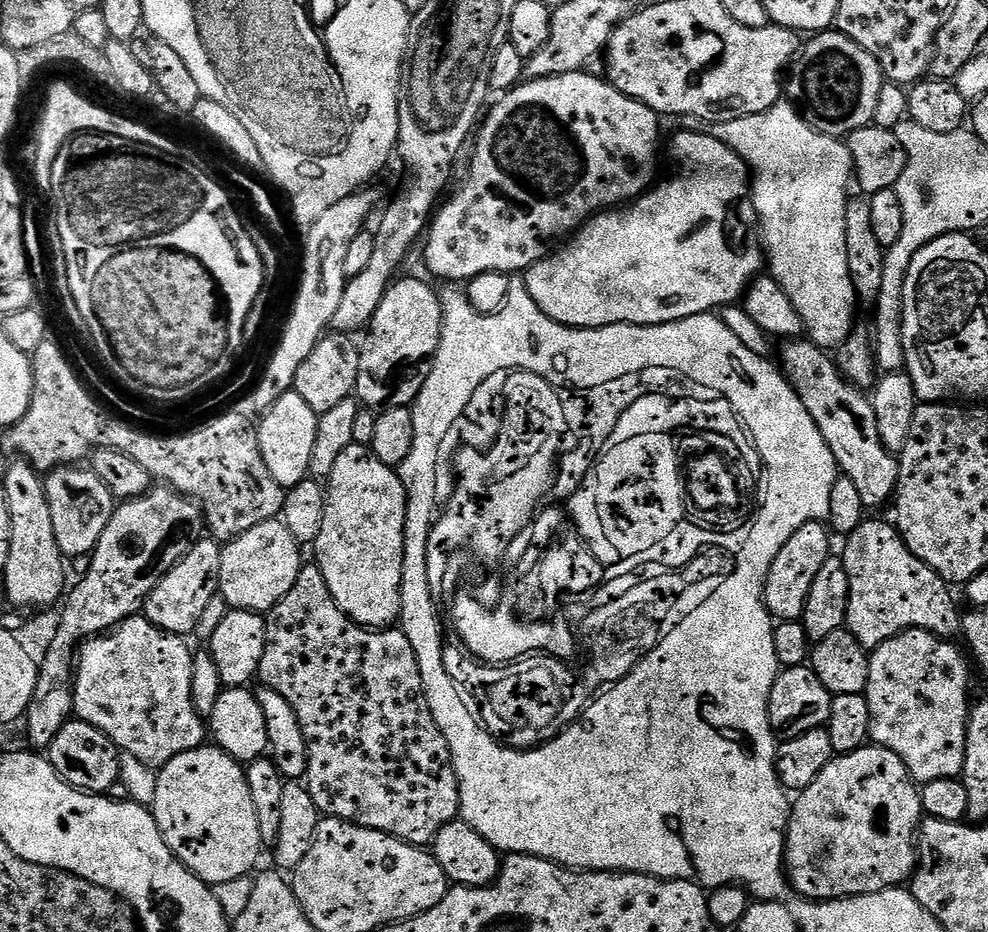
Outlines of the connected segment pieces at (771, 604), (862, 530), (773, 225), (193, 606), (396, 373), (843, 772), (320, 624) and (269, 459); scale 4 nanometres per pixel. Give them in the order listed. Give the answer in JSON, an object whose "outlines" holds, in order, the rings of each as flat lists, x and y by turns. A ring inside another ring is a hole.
{"outlines":[[[821,521,810,522,802,526,802,530,794,530,794,538,778,550,778,558,774,558,764,583,764,605,777,621,800,620,803,617,810,586,814,586,814,578,818,578,822,562,826,562,834,552,832,540,828,537,829,529,824,527]],[[866,518,854,531,847,533,845,540,848,541,844,544,842,555,844,557,844,565,846,566,846,578,850,578,850,598,848,599,848,613,846,614,844,622,848,631,854,634,856,641,859,642,865,650,871,650,878,646,882,646,882,642,886,642,890,638,894,638,898,634,902,634,911,628,921,628,927,632,933,632,936,636,941,638,956,638,956,636,959,637,961,635,962,612,961,609,956,609,956,604,952,601,953,589,943,576,939,576,933,568,926,566,926,562,922,562,909,550,906,546,906,542,901,538,900,533,897,532,895,523,888,521,887,524,884,520,872,520,872,518]],[[788,102,775,104,762,114,712,124,710,132,743,158,754,177,752,200,756,203,756,213,760,215,762,247,770,275,794,303,807,337,819,348,839,349,854,327,851,320,858,309,856,291,849,274,849,259,846,258,846,208,850,199,850,182,854,180,852,155,847,145,837,137,811,128]],[[202,538,171,568,154,586,154,590,146,598,144,603,143,617,150,621,155,628,161,628,172,636,181,638,191,637,196,631,198,621,210,606,210,598,218,595,220,586,220,571,222,570,221,545,212,538]],[[403,278,389,284,367,329,368,341,363,341,360,349,360,369,354,395,361,405,383,410,415,404,424,377,432,369,429,358,440,349,443,325,444,308,440,305,437,289,420,280]],[[865,746,832,757,832,761,795,797,784,843,784,871,791,891,813,902,865,896,907,885,916,871,918,833,925,815,920,788,908,768,888,748]],[[305,563,298,574,298,582,290,586,290,594,282,598,266,616,266,650,262,654,262,662,258,673,261,685,286,698,297,715,298,725,305,736,308,751,308,772,306,787,310,798,314,798,314,806,325,817,333,816,351,824,357,824,370,830,385,832,406,840,409,844,428,846,435,841,436,835,450,821,460,816,460,779,456,777,456,767,452,764,452,751,438,730,438,722,434,722,434,714,430,714,430,702,426,702,426,690,422,686,422,670,418,670,418,658,414,654,414,646,410,646,410,638,399,627,389,626,383,630,373,630,356,624,340,609,338,602,330,594,330,586,326,586,326,578,319,564]],[[293,390,282,394,282,398,278,398,278,402,274,402,271,410,263,413,261,420,264,421,259,421,258,424,258,442,262,450,262,462,266,462,266,470,270,470,270,474,274,474,274,482,278,482,287,490,298,486,298,482,309,479,310,458,314,454,314,438,318,434,316,412,310,410,310,406,306,406,306,401]]]}

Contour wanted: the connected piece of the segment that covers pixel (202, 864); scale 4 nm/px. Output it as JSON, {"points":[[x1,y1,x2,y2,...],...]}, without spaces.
{"points":[[201,746,178,754,178,758,170,758,170,762,157,771,156,781,158,791,154,793,154,802,150,805,151,814,170,850,199,880,215,886,233,878,242,878,253,871,251,868,260,860,262,845,258,813,254,811,254,798,250,798,245,765,218,747]]}

